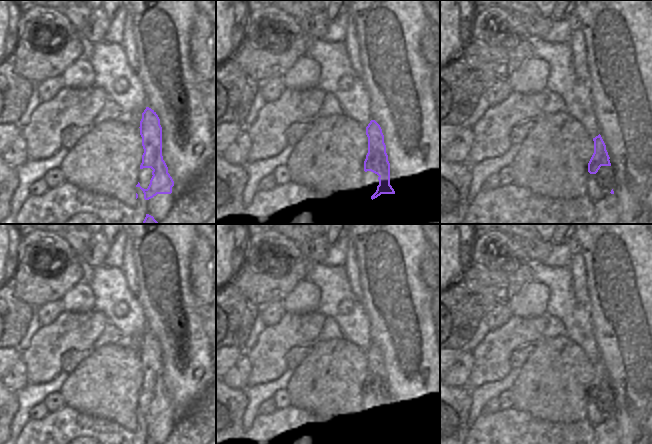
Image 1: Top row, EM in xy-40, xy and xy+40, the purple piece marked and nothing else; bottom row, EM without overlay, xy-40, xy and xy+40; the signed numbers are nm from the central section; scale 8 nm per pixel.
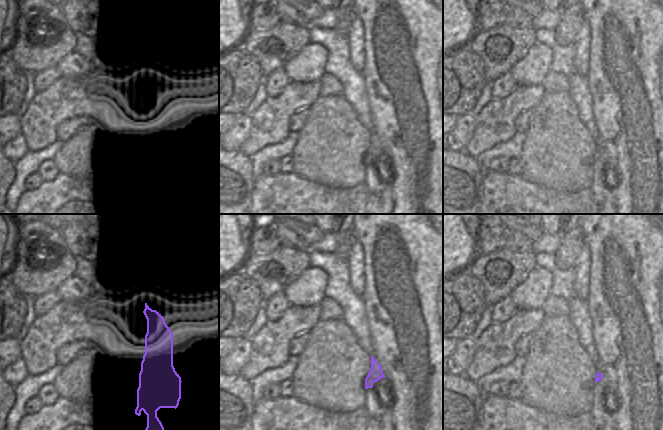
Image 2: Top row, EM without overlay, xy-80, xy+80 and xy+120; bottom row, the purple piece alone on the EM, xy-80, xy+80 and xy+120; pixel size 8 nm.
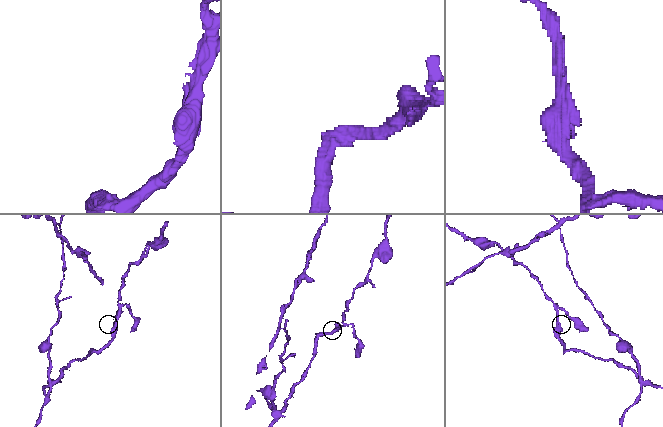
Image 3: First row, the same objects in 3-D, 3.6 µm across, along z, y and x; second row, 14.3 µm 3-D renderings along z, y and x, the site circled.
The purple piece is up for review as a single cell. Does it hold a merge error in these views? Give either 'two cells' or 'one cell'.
two cells

